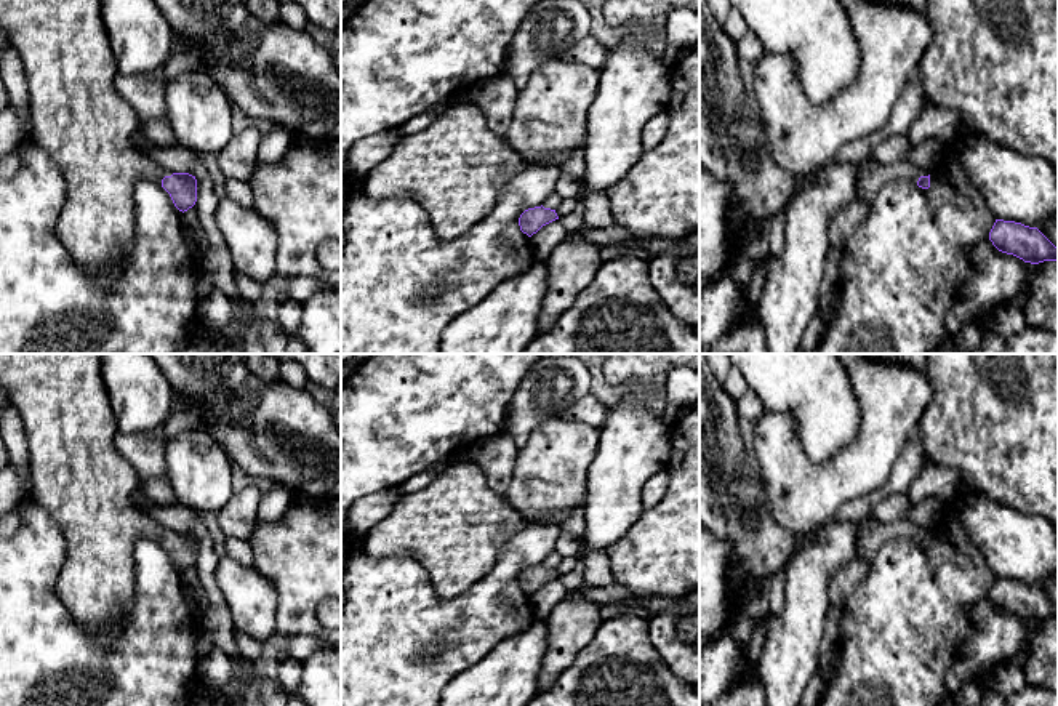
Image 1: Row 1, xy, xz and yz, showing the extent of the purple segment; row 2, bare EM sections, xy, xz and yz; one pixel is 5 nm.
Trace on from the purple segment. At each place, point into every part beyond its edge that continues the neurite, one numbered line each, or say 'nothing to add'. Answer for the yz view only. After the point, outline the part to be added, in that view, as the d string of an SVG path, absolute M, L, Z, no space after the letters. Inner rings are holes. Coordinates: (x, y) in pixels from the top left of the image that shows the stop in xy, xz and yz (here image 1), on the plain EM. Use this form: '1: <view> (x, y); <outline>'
1: yz (871, 533); M874 515L868 517L858 527L858 549L856 557L871 564L877 551L893 538L909 538L917 543L920 535L928 535L917 527L909 517L895 523L882 523Z

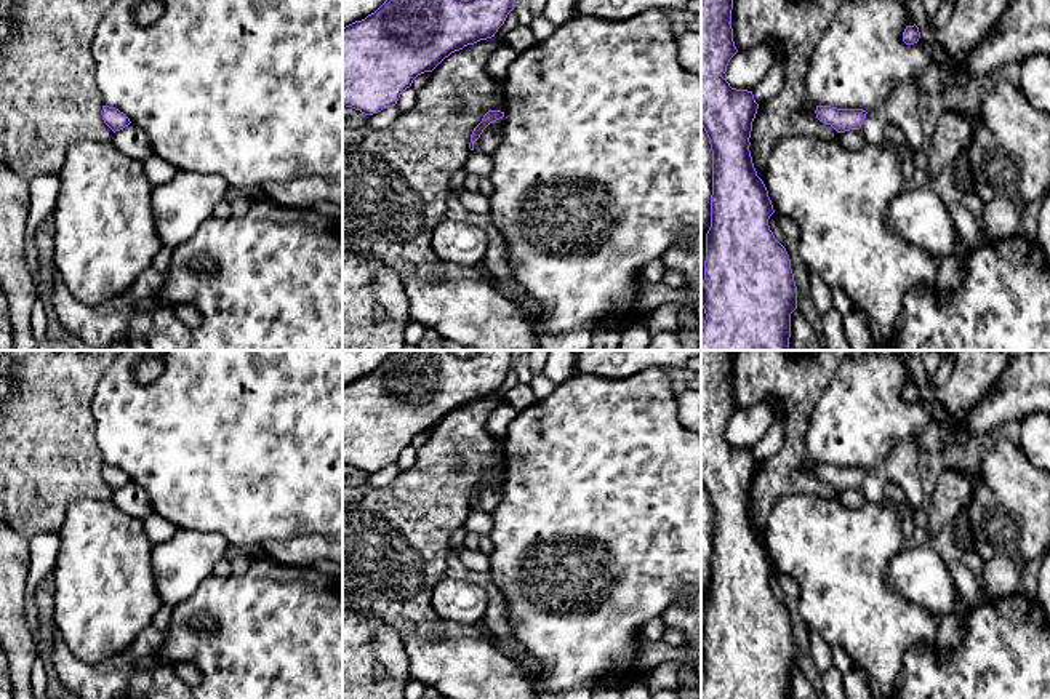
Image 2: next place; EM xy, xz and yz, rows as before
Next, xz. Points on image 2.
nothing to add

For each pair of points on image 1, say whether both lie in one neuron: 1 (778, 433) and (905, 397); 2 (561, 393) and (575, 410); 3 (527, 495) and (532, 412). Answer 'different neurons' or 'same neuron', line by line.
1: same neuron
2: different neurons
3: different neurons

